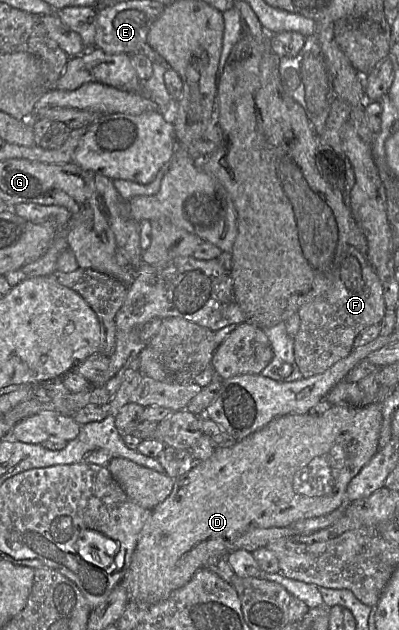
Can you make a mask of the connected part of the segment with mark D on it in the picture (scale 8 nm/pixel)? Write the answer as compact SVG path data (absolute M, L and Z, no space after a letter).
M374 402L362 408L332 405L328 411L319 417L313 417L309 413L283 415L275 418L269 424L246 438L237 441L234 446L216 448L208 459L196 461L190 471L175 479L171 494L152 510L151 516L145 522L138 535L131 563L119 583L127 590L129 601L152 605L167 599L173 591L188 583L199 569L205 567L211 557L227 556L228 559L228 554L232 552L233 542L249 528L289 527L297 521L324 516L336 509L343 508L346 505L346 490L350 481L379 450L382 420L383 415L380 402Z

